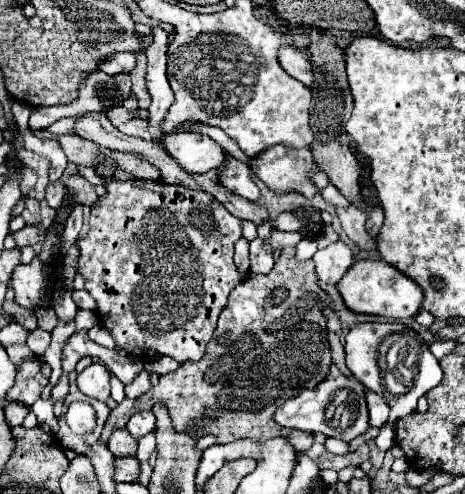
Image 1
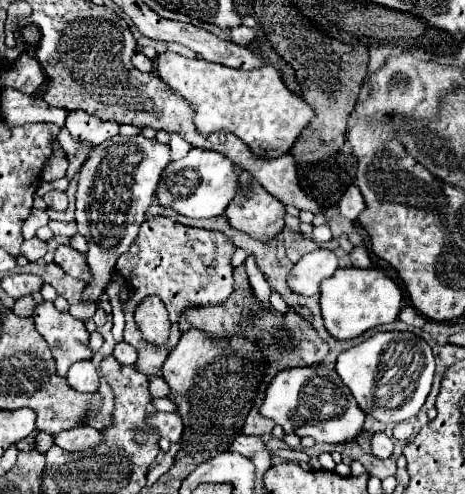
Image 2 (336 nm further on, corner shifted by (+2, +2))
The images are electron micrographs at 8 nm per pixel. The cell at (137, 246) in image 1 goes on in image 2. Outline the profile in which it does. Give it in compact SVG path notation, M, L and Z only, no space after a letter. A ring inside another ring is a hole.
M157 216L141 224L141 230L131 244L129 252L123 254L117 262L117 272L125 278L129 288L133 288L135 296L123 306L125 314L125 342L137 350L135 368L145 376L161 376L161 366L169 354L169 350L179 342L177 320L183 308L187 306L205 306L205 304L223 304L233 292L233 268L231 254L235 246L221 232L207 232L199 228L189 228L177 224L165 216ZM147 296L157 296L167 308L171 334L165 346L155 348L153 354L147 354L147 342L141 336L141 330L133 318L137 306Z

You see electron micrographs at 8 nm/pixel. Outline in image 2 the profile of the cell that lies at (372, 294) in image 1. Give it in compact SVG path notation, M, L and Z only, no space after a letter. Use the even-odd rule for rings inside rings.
M341 268L321 282L319 306L327 332L335 340L351 340L375 326L393 322L401 310L401 290L381 270Z

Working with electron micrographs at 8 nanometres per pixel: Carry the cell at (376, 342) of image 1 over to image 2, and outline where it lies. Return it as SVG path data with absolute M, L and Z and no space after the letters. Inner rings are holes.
M377 332L337 358L337 374L341 376L343 384L351 390L357 406L365 410L365 414L371 414L375 420L383 424L409 420L421 410L427 394L431 392L433 372L435 372L435 360L429 344L411 332Z

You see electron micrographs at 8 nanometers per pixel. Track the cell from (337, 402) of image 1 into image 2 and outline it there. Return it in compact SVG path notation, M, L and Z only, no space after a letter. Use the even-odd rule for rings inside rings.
M325 366L281 370L267 384L259 414L279 424L285 434L311 436L315 438L315 442L323 444L343 444L355 440L365 420L363 410L357 406L349 388L341 382L339 374Z

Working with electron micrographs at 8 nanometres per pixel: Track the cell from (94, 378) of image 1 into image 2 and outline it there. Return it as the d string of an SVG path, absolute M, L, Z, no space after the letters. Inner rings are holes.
M89 360L75 362L69 368L65 380L77 392L91 392L93 394L99 388L99 372L97 372L97 368Z

